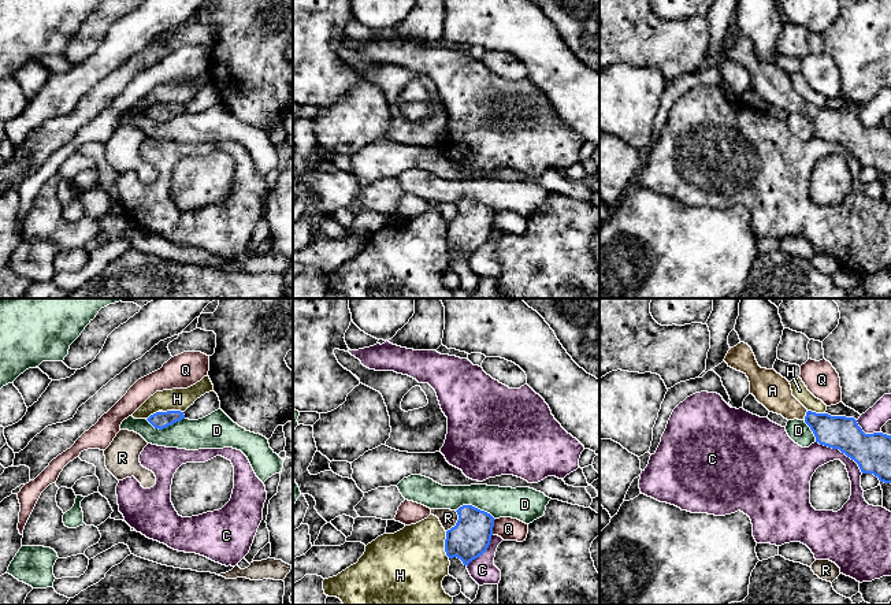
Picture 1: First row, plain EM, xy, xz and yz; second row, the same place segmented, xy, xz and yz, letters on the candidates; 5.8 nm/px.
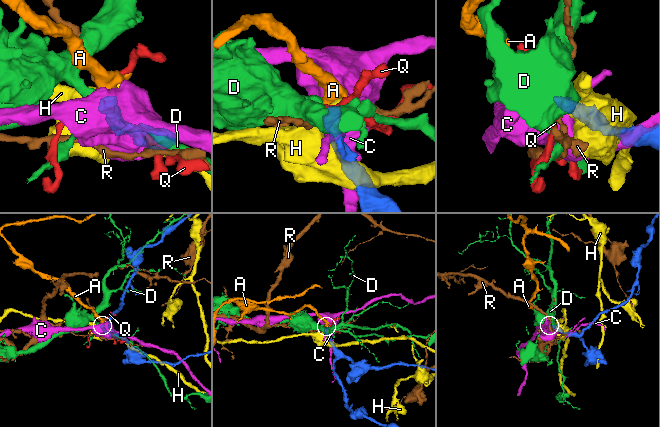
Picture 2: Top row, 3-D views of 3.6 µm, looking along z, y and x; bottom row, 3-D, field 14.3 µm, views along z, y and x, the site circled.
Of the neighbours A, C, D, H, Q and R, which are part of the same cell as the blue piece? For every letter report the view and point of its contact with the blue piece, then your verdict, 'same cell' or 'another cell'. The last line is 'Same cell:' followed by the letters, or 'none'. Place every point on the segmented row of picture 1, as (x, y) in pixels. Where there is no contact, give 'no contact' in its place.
A: yz (806, 415) | same cell
C: yz (841, 451) | another cell
D: xz (474, 507) | another cell
H: xz (445, 545) | another cell
Q: xz (492, 527) | another cell
R: xz (457, 522) | another cell
Same cell: A

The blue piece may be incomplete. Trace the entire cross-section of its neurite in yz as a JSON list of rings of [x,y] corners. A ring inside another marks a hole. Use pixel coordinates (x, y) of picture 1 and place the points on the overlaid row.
[[[745,342],[731,348],[724,361],[749,378],[750,394],[769,412],[787,420],[803,420],[816,442],[839,449],[858,464],[862,474],[873,474],[880,482],[891,483],[891,435],[865,434],[854,417],[808,411],[792,396],[790,382],[775,370],[761,368]]]

